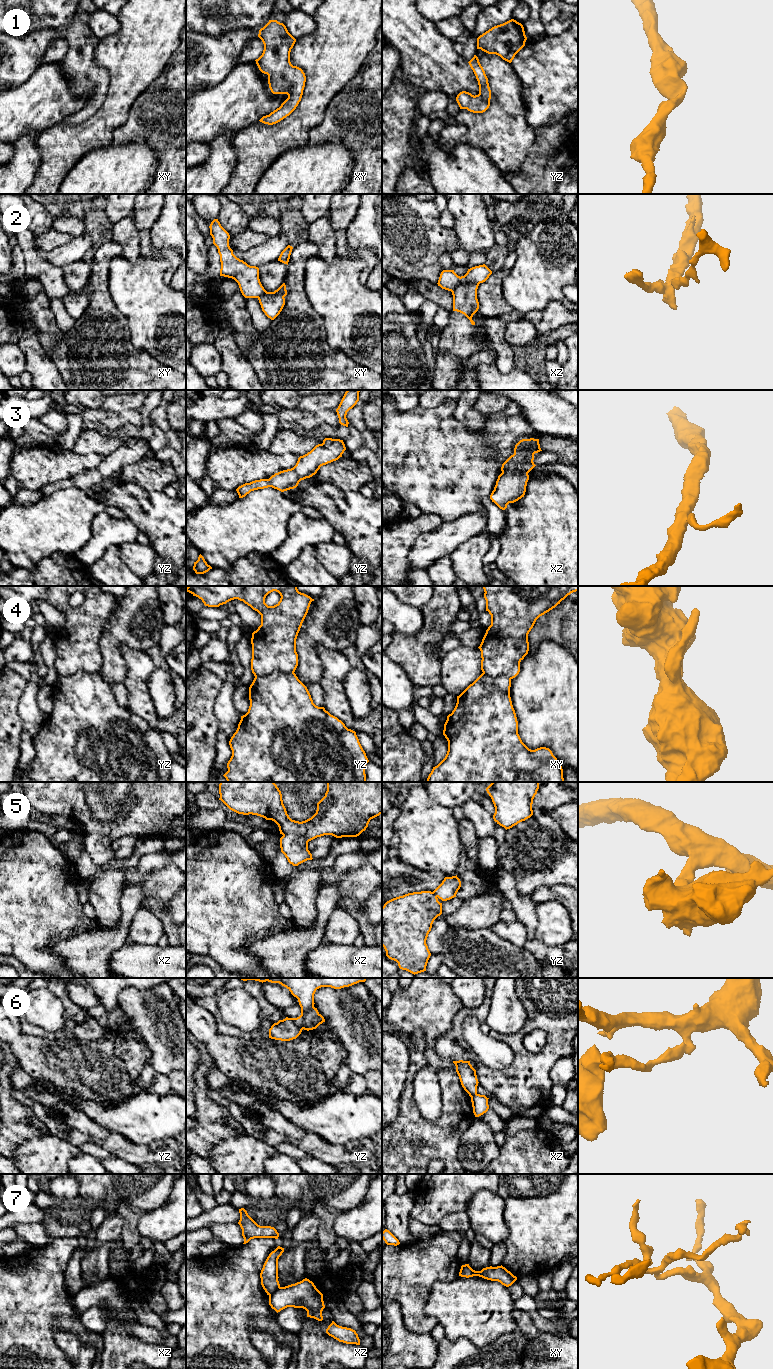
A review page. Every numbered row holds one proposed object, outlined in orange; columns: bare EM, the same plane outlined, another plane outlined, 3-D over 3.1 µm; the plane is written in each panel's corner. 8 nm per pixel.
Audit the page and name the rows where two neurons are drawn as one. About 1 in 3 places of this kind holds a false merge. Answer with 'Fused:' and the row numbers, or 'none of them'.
Fused: 2, 4, 6, 7

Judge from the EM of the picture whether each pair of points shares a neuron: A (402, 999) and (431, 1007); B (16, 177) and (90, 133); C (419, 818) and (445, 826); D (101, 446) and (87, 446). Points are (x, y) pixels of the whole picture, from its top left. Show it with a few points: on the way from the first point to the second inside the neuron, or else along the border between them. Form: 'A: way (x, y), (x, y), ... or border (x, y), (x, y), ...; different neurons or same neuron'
A: way (409, 1006), (424, 1006); same neuron
B: border (36, 141), (39, 166), (31, 183); different neurons
C: way (425, 824), (439, 826); same neuron
D: way (98, 446), (90, 446); same neuron

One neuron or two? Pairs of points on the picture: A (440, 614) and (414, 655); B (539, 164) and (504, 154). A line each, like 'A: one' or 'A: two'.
A: one
B: two

